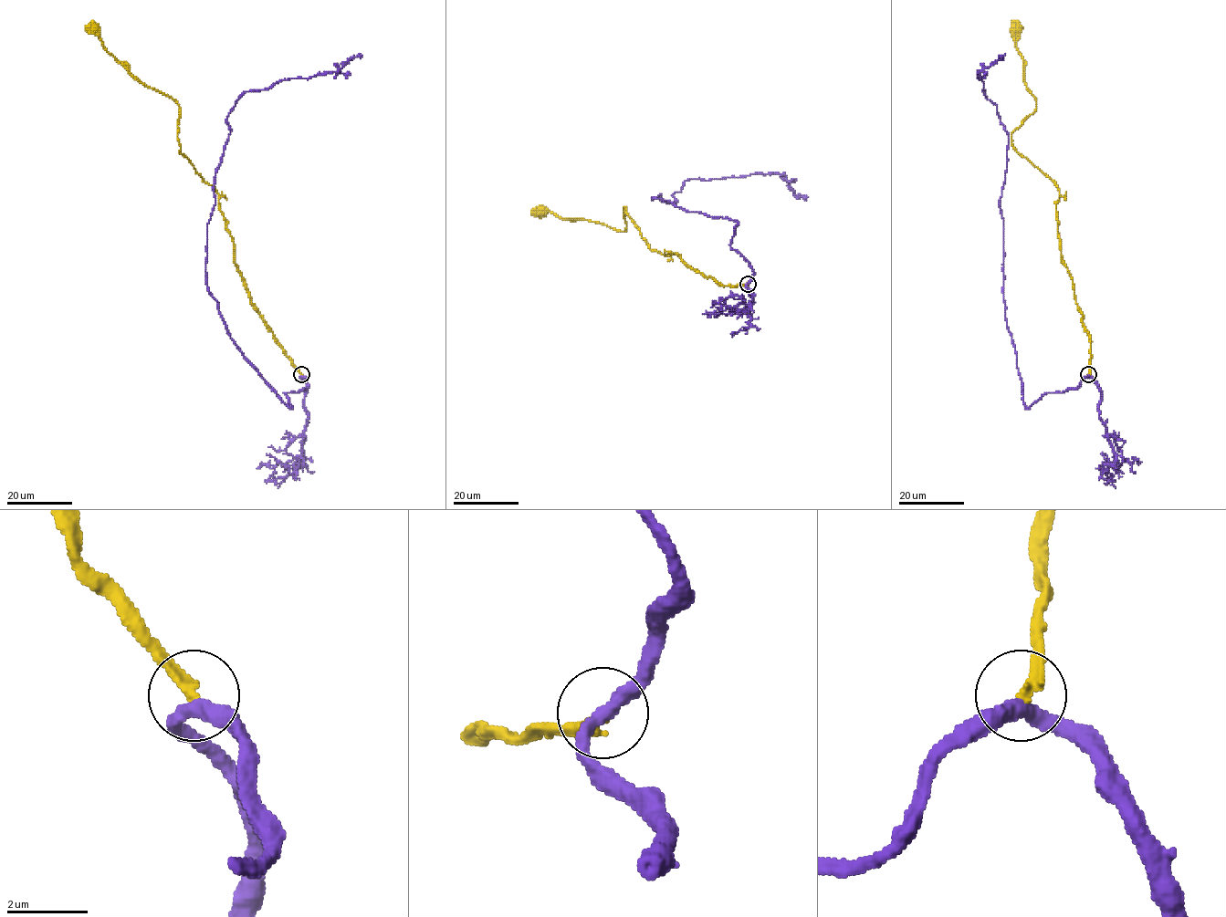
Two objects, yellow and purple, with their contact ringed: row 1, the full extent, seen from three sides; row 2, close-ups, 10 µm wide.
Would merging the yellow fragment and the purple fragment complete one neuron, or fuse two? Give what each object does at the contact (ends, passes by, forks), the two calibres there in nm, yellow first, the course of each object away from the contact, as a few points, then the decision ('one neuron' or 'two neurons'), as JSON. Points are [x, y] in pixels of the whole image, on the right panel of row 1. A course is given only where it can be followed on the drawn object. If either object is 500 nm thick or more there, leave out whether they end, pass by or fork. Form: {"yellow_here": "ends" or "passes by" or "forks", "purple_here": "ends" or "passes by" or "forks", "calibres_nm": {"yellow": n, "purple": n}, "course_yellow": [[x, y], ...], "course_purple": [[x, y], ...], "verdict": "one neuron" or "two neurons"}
{"yellow_here": "ends", "purple_here": "passes by", "calibres_nm": {"yellow": 280, "purple": 360}, "course_yellow": [[1088, 375], [1091, 338], [1061, 253], [1060, 192], [1012, 146], [1011, 133], [1036, 106], [1025, 84], [1017, 28]], "course_purple": [[1088, 375], [1076, 388], [1044, 393], [1025, 405], [1004, 317], [1000, 198], [1008, 133], [978, 73], [1005, 54]], "verdict": "two neurons"}

